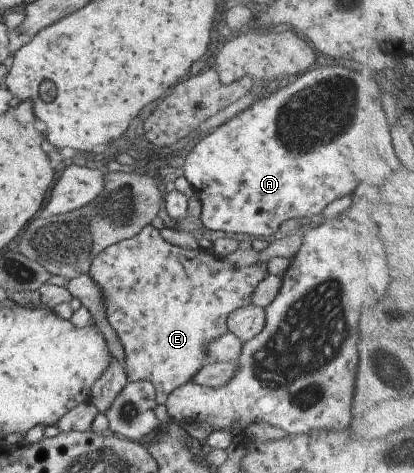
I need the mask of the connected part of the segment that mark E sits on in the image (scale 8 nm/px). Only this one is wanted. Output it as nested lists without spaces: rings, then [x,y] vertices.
[[[150,224],[144,225],[137,232],[137,235],[114,243],[103,249],[103,251],[100,251],[93,258],[93,261],[91,261],[90,268],[87,271],[87,275],[101,292],[105,321],[107,321],[107,325],[113,329],[115,337],[117,337],[119,343],[121,343],[121,349],[124,355],[122,366],[124,367],[126,380],[128,383],[139,380],[149,381],[154,387],[154,396],[157,404],[164,404],[168,393],[171,393],[176,387],[183,385],[185,382],[189,382],[193,374],[208,361],[208,356],[206,355],[208,343],[226,332],[226,319],[229,313],[235,311],[237,308],[245,307],[250,303],[250,295],[255,289],[255,284],[259,280],[262,280],[267,274],[266,266],[261,267],[257,264],[250,265],[249,267],[231,267],[230,263],[215,259],[212,254],[205,253],[203,246],[202,250],[197,249],[191,251],[190,249],[171,245],[160,236],[160,230],[153,228]]]

